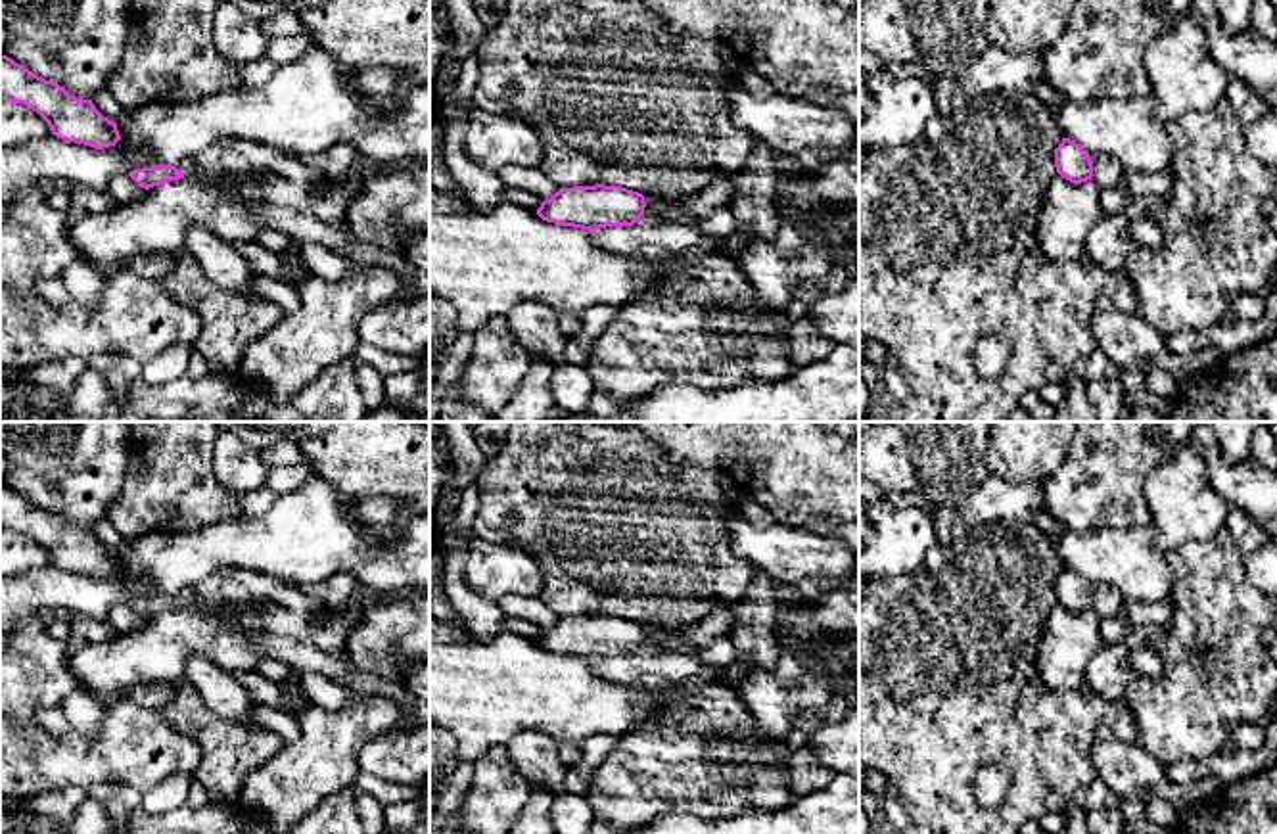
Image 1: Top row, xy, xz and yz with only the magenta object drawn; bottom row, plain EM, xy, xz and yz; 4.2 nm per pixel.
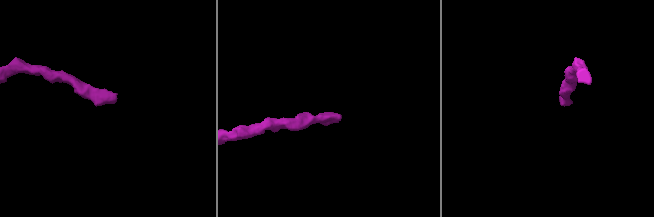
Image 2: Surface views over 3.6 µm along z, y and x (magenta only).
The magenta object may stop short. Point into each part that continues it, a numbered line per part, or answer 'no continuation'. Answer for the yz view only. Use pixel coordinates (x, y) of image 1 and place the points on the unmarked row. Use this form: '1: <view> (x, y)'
1: yz (1107, 601)

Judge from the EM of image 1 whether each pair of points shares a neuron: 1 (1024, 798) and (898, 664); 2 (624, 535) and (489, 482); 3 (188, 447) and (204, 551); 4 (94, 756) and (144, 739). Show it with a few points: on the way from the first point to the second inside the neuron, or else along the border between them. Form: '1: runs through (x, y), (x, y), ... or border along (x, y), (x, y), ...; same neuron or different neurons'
1: runs through (1013, 760), (936, 685); same neuron
2: runs through (591, 503), (562, 491), (522, 489); same neuron
3: border along (238, 514), (198, 528), (156, 532); different neurons
4: runs through (106, 756), (133, 746); same neuron

